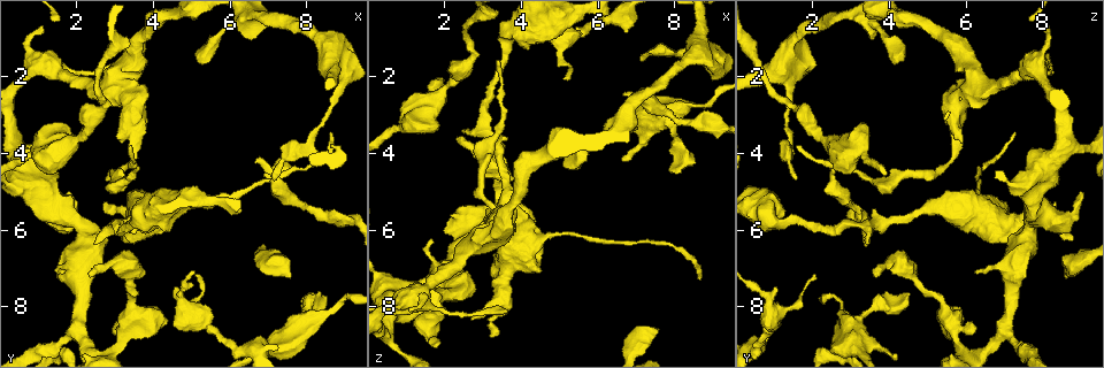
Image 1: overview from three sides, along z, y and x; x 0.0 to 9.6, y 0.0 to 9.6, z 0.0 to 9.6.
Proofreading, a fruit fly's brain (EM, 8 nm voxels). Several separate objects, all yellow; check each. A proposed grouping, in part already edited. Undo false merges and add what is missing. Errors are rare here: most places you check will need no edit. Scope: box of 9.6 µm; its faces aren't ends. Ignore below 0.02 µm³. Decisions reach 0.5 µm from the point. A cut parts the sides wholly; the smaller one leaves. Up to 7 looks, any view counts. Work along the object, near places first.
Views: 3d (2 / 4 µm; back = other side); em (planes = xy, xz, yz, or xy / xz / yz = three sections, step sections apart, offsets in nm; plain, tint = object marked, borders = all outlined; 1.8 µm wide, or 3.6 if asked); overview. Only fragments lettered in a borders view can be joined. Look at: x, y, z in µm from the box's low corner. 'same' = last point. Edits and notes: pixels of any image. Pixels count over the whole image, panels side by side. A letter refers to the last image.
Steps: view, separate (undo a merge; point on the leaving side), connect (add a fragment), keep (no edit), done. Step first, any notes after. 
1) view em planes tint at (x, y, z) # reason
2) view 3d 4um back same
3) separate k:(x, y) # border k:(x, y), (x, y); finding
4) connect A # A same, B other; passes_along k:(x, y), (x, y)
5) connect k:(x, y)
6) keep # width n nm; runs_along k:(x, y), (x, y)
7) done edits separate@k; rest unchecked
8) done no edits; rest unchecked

view 3d 2um at (3.40, 4.70, 3.50) # calibre changes

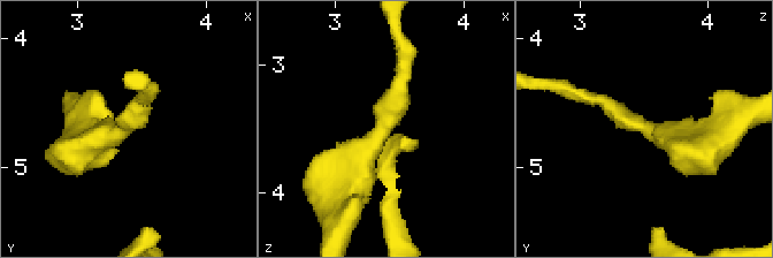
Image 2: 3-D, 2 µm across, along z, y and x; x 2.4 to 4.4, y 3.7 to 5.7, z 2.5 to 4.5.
view em planes tint at (3.38, 4.68, 3.48) # shape alone is not enough

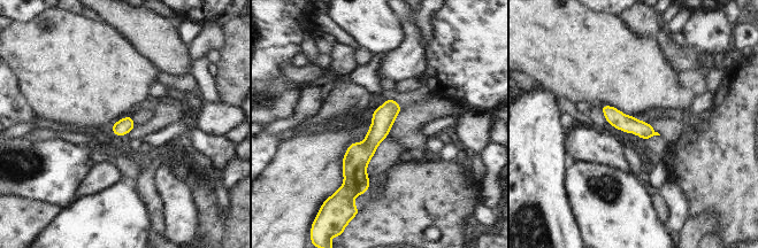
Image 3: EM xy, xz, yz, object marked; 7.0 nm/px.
view em planes borders same # what lies round it

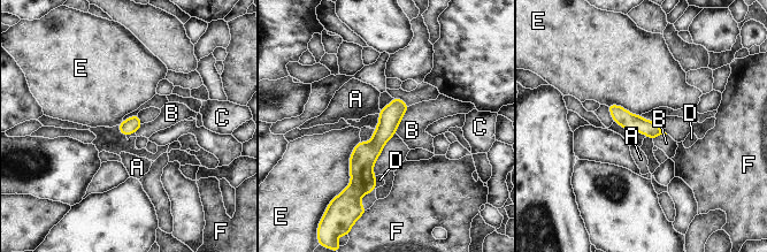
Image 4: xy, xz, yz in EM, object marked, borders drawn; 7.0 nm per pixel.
keep # width 110 nm; A other, B other, C other, D other, E other, F other; border 4:(409, 106), (394, 132); all the same neuron

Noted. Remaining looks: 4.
view 3d 4um back at (8.00, 7.65, 4.55) # free end

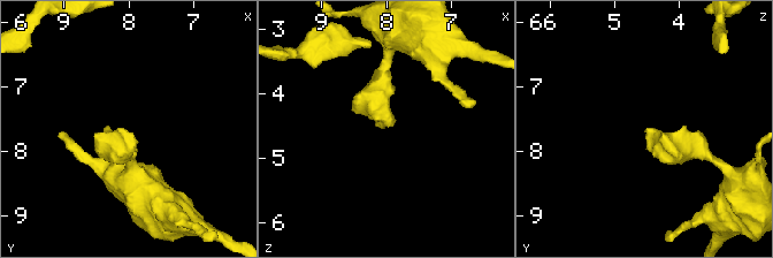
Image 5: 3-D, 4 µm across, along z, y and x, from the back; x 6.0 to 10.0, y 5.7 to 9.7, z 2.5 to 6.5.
view em planes borders at (8.00, 7.65, 4.55) # now the EM

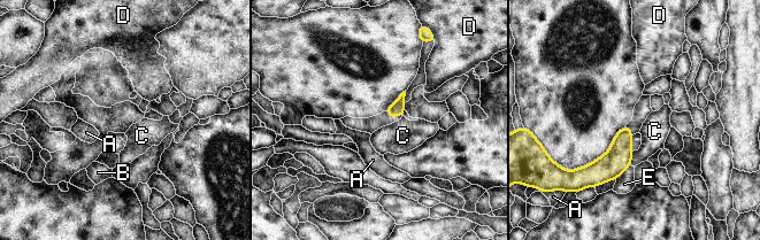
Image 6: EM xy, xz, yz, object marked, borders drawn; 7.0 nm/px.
keep # A other, B other, C other, D other, E other; no lettered fragment goes on from it

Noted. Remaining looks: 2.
view em planes borders at (6.65, 4.25, 2.40) # tapers out

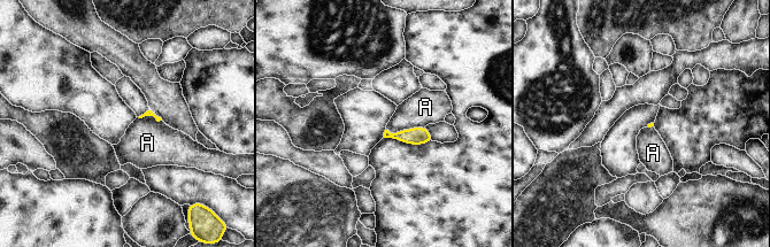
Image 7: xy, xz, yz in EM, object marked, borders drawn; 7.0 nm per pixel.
keep # A other; border 7:(424, 126), (395, 132), (386, 130); no lettered fragment goes on from it

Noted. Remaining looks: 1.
done no edits; rest unchecked

